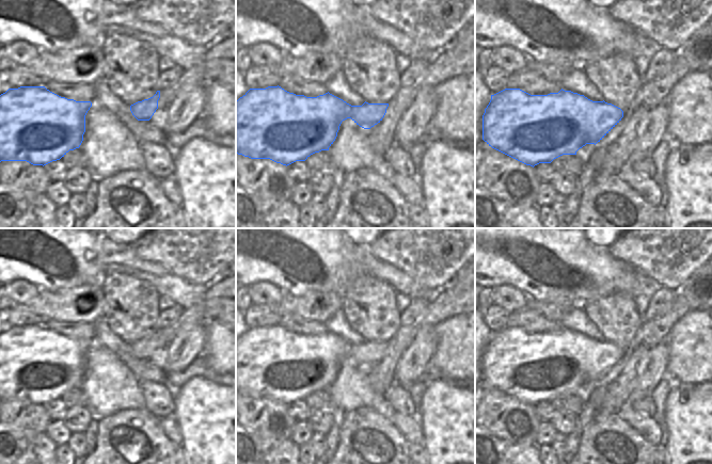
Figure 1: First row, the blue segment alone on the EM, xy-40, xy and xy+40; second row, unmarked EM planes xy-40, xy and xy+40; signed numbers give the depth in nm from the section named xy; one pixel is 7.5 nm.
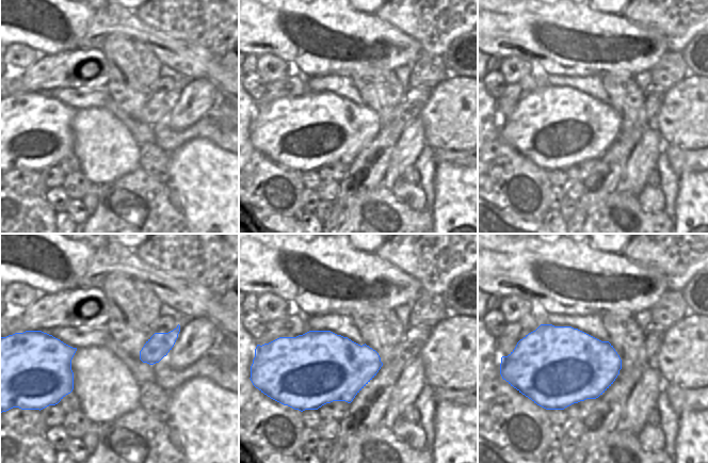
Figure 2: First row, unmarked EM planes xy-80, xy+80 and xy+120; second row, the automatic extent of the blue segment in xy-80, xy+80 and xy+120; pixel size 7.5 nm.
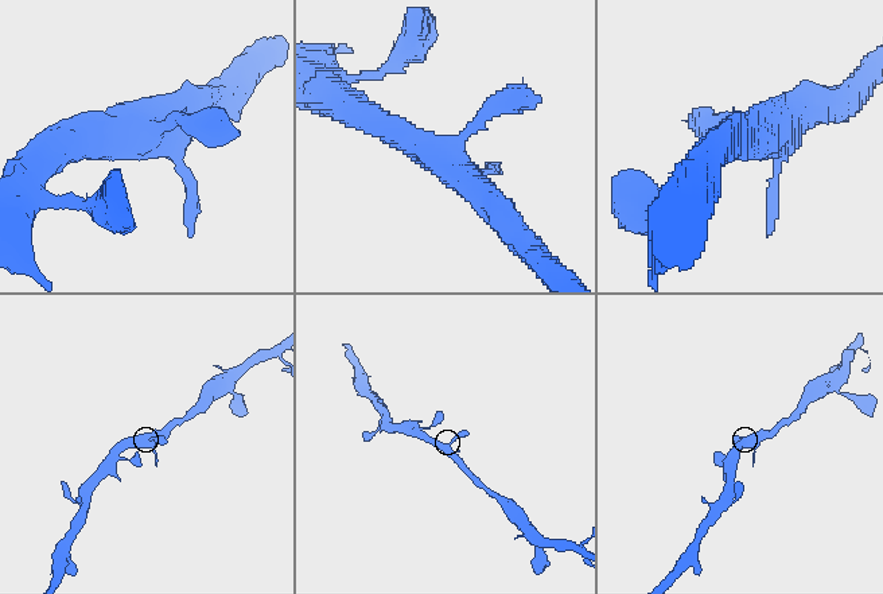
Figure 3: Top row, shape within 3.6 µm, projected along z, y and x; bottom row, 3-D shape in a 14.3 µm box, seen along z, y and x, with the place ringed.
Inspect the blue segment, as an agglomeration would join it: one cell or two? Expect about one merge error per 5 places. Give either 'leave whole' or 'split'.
leave whole

